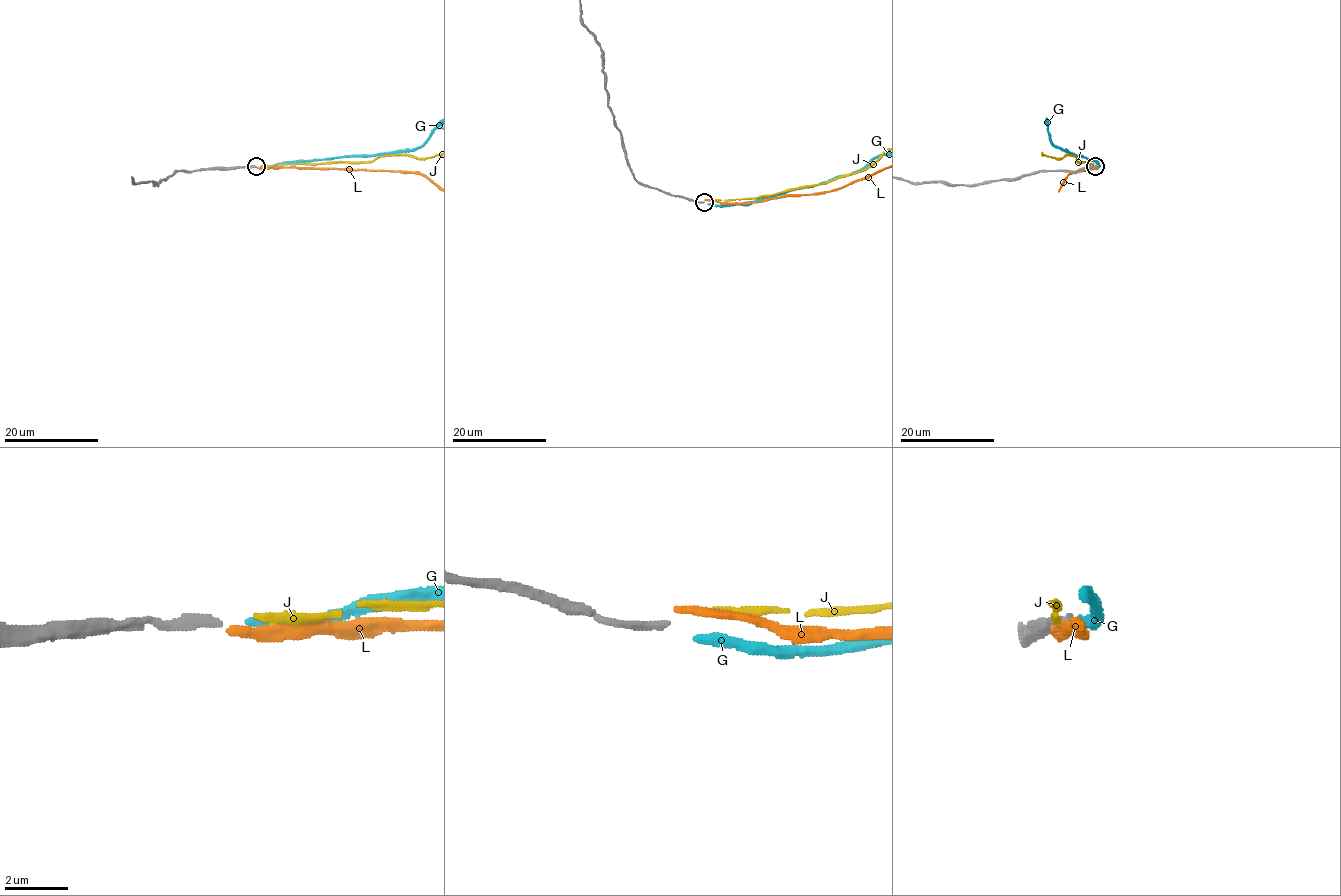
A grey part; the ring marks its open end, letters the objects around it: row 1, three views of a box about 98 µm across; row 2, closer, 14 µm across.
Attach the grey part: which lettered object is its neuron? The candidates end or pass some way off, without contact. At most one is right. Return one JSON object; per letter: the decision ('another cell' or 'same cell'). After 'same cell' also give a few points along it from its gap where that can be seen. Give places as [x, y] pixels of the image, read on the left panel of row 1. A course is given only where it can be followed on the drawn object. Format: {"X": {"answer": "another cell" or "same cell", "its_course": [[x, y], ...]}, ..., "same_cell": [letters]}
{"G": {"answer": "same cell"}, "J": {"answer": "another cell"}, "L": {"answer": "another cell"}, "same_cell": ["G"]}

